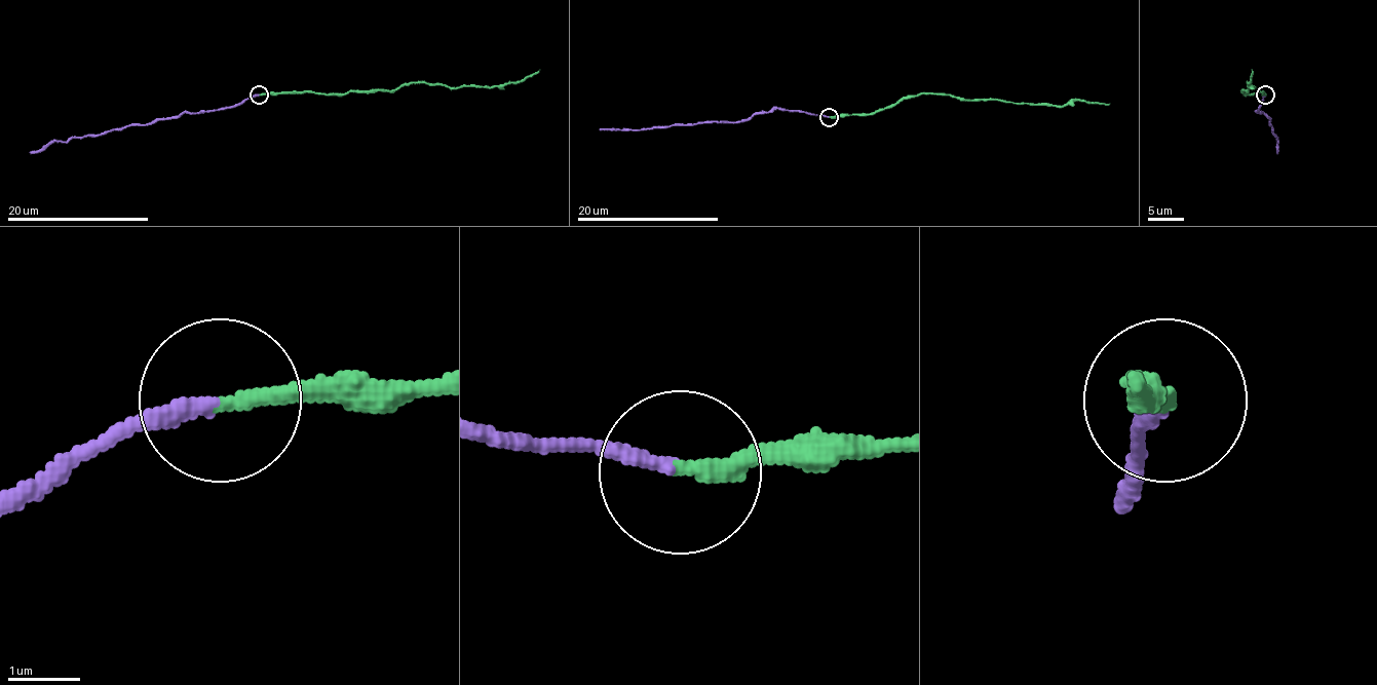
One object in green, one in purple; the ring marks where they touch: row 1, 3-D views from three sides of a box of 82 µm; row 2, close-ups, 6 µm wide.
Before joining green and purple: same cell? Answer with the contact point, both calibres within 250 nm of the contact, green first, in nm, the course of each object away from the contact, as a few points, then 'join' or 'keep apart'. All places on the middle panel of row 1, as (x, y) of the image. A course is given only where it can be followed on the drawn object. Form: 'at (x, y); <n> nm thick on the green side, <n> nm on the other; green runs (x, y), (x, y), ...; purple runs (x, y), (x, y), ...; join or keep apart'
at (829, 117); 240 nm thick on the green side, 200 nm on the other; green runs (830, 118), (874, 114), (904, 99), (923, 92), (1021, 104), (1072, 104), (1076, 100), (1110, 104); purple runs (830, 116), (781, 109), (754, 112), (739, 121), (698, 121), (620, 130), (599, 128); join

